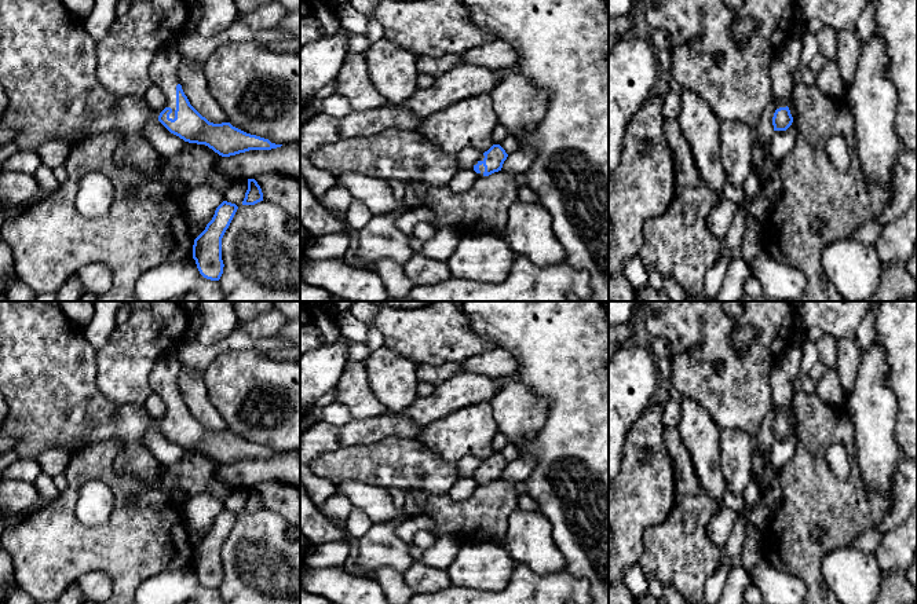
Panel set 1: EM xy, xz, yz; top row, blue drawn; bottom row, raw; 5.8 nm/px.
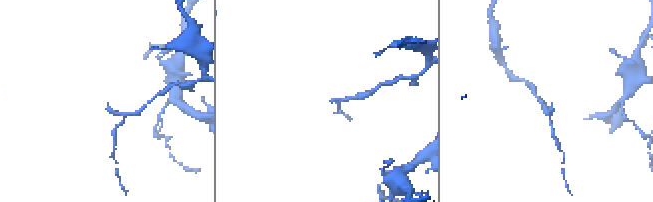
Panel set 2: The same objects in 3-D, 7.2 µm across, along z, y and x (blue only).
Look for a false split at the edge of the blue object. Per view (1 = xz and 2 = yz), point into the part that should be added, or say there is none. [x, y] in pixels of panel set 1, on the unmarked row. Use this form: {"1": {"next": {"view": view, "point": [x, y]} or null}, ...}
{"1": {"next": {"view": "xz", "point": [481, 475]}}, "2": {"next": {"view": "yz", "point": [786, 369]}}}

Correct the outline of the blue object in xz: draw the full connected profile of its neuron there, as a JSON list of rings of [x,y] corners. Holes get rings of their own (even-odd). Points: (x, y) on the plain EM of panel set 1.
[[[493,453],[487,460],[485,460],[481,466],[475,471],[474,479],[478,486],[489,484],[494,480],[501,479],[504,469],[508,462],[500,453]]]

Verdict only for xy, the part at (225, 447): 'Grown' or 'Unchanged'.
Grown

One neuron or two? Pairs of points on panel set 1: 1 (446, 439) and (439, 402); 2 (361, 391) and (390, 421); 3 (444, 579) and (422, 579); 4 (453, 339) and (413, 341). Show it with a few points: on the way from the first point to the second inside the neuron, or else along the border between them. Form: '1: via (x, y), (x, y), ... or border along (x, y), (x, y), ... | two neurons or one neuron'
1: border along (471, 403), (424, 427) | two neurons
2: border along (387, 412), (379, 416), (353, 420) | two neurons
3: via (438, 579), (427, 579) | one neuron
4: via (444, 339), (423, 339) | one neuron

